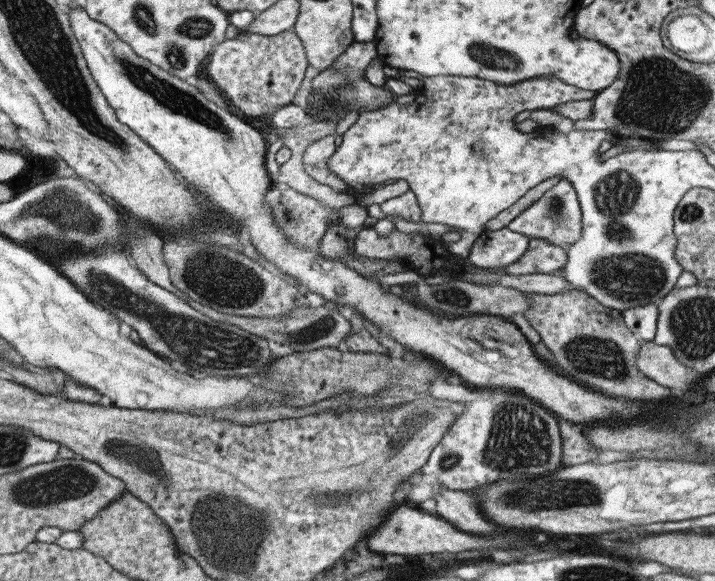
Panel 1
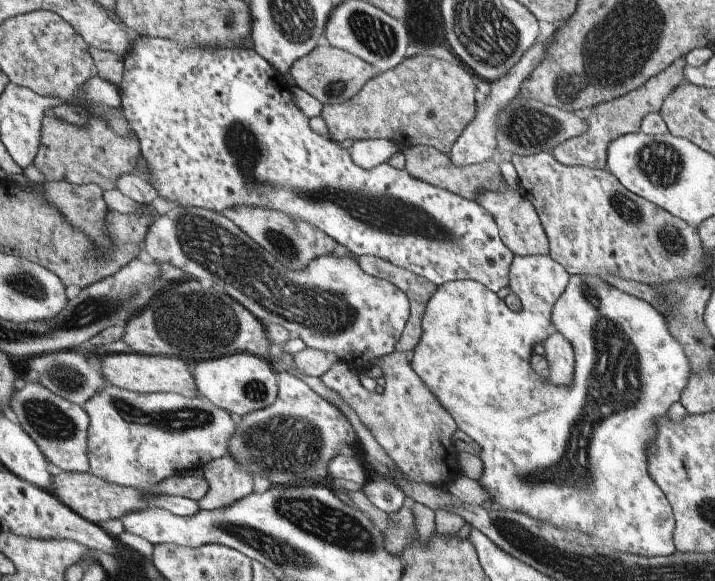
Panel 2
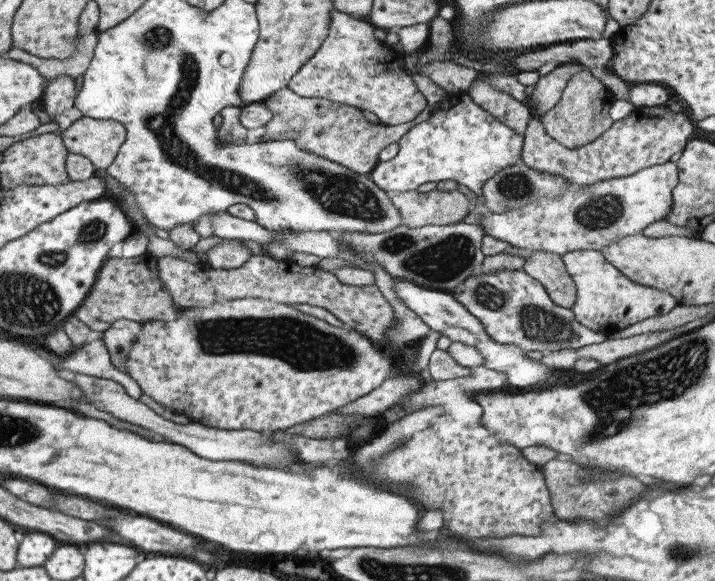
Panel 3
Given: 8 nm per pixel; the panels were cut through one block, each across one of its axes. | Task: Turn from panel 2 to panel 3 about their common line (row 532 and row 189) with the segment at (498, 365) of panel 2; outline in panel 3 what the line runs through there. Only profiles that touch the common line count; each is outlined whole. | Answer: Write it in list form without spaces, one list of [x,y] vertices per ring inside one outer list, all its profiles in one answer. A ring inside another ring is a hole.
[[[667,161],[663,164],[656,164],[655,166],[648,166],[647,168],[642,168],[629,176],[623,176],[619,178],[608,178],[605,180],[599,180],[593,182],[589,185],[570,185],[570,189],[566,190],[563,194],[559,196],[554,196],[553,198],[542,198],[537,202],[530,202],[529,204],[524,204],[523,206],[518,206],[511,210],[506,210],[501,214],[488,213],[482,210],[482,218],[480,227],[483,229],[485,235],[492,236],[497,240],[502,240],[503,242],[509,243],[510,246],[514,246],[520,249],[525,249],[527,251],[547,251],[550,253],[555,253],[558,255],[565,254],[567,252],[575,250],[600,250],[602,246],[607,246],[608,243],[617,242],[620,238],[625,238],[626,236],[631,236],[632,234],[641,234],[642,230],[652,222],[661,220],[667,216],[667,213],[670,211],[672,205],[672,190],[677,184],[678,174],[677,167],[674,162]]]

